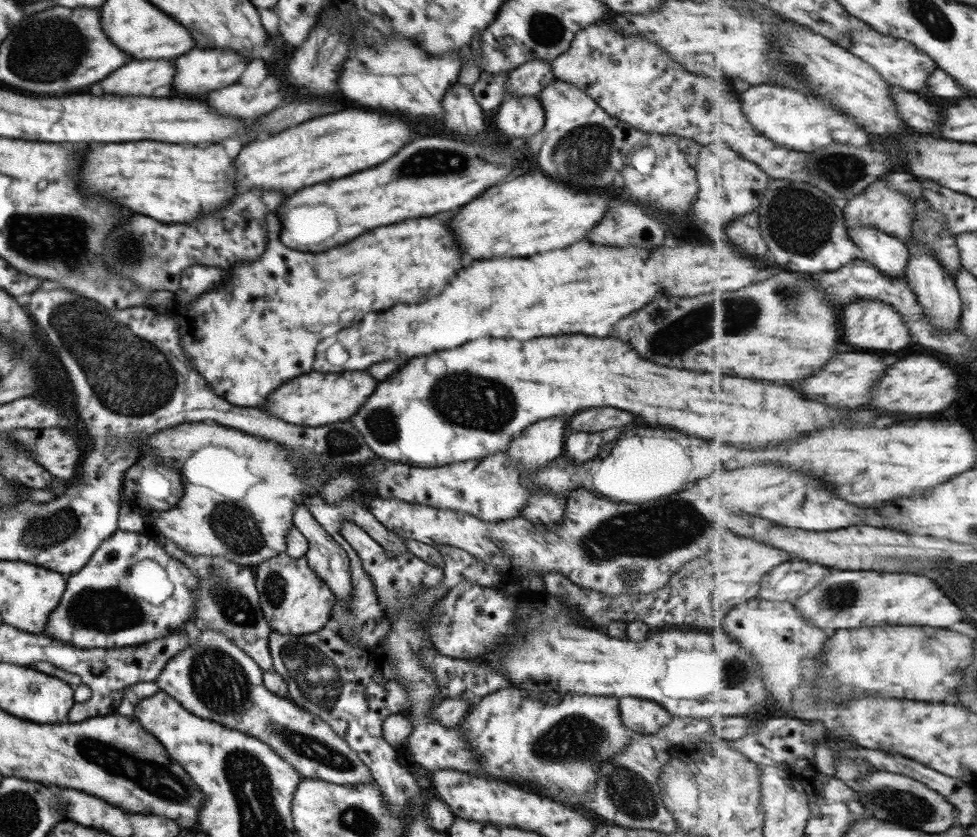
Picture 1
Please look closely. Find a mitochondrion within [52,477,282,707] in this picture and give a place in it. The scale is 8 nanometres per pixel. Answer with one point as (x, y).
(85, 609)

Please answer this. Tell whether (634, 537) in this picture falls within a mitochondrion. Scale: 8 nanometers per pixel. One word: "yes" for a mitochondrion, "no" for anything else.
yes

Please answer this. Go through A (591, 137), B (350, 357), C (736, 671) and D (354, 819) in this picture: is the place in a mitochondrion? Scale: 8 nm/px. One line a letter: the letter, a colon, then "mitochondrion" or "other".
A: mitochondrion
B: mitochondrion
C: mitochondrion
D: mitochondrion

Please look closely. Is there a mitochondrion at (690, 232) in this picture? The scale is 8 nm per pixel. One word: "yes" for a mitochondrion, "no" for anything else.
no

